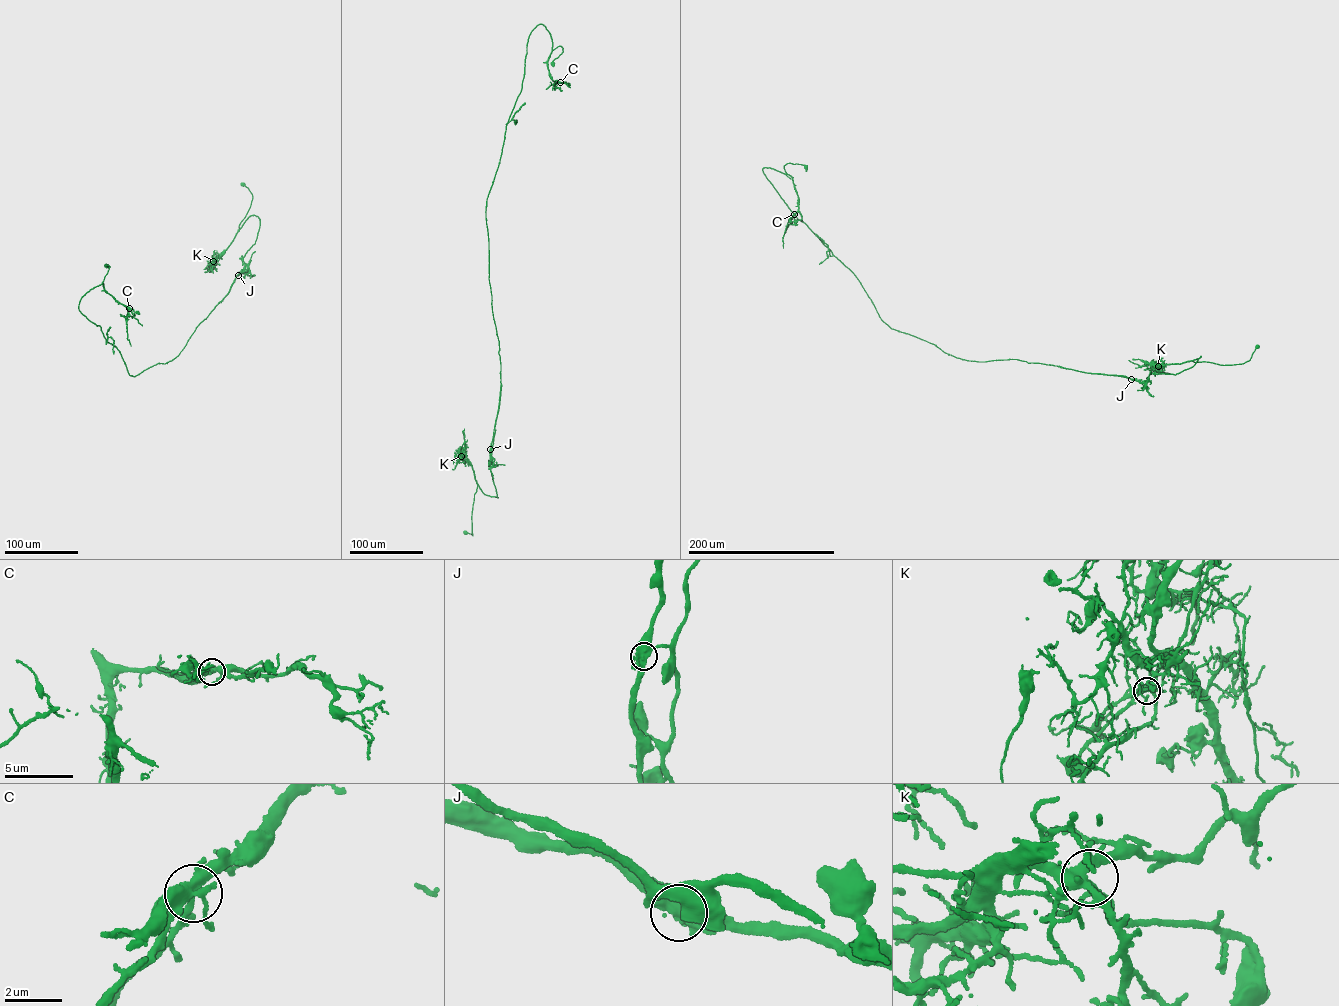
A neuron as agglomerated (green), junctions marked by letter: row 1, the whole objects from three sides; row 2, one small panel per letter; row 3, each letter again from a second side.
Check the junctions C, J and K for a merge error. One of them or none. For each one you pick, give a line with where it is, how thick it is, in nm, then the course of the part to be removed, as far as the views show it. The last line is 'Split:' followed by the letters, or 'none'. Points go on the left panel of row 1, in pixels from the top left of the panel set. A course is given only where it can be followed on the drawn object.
J: place (238, 275); calibre 480 nm; course (238, 275), (246, 271), (243, 259), (260, 223), (251, 215), (237, 232), (253, 198), (241, 183)
Split: J

